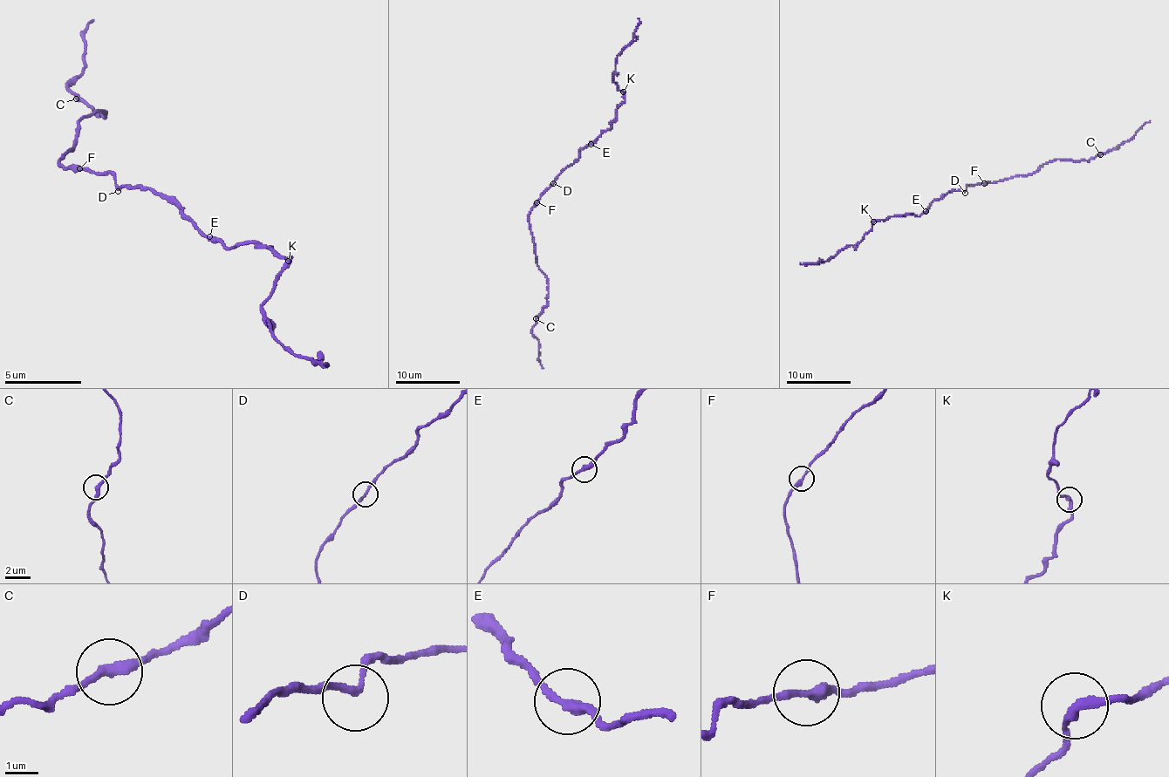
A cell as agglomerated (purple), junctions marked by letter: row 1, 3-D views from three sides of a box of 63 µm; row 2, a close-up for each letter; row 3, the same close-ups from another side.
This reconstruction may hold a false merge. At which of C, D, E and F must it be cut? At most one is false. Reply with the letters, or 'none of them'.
none of them

